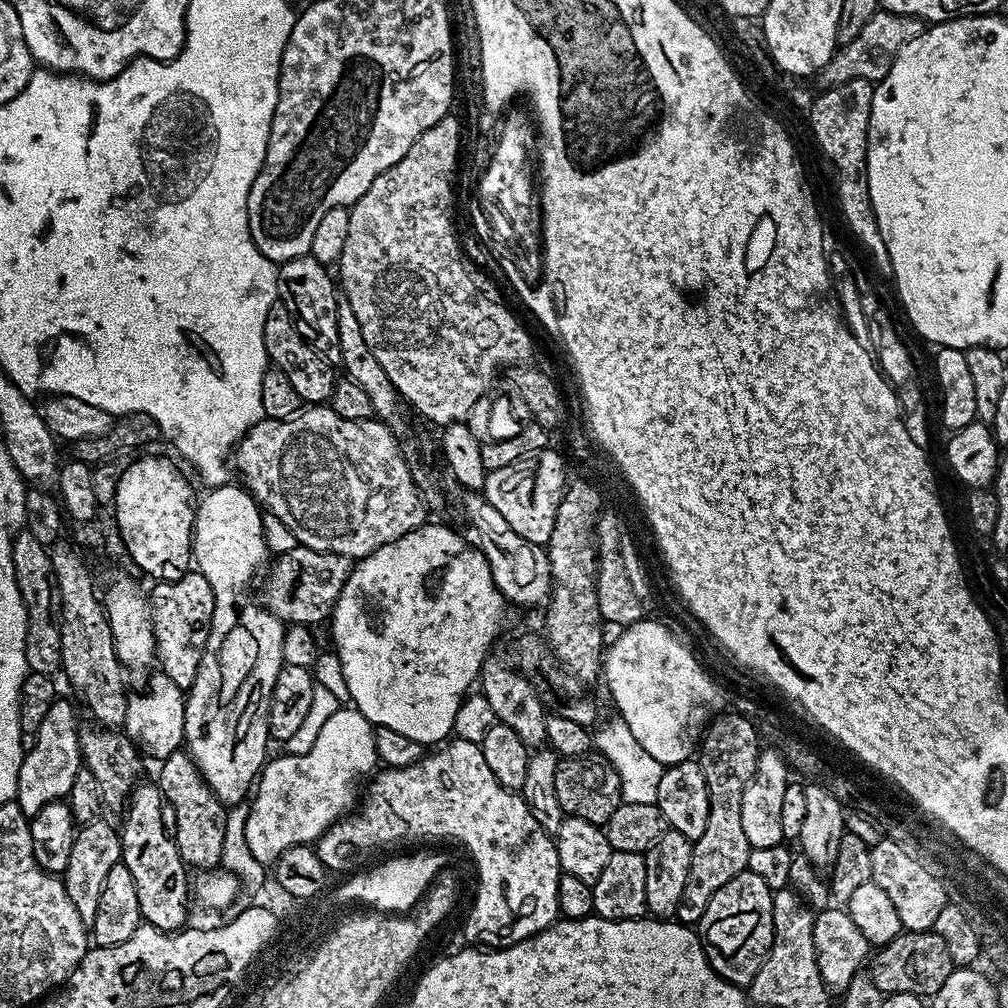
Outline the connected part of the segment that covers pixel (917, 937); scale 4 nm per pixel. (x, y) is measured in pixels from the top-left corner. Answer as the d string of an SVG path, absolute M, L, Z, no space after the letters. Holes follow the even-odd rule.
M931 930L927 932L901 931L880 952L871 957L870 975L878 990L885 994L898 993L916 995L921 998L935 996L942 986L946 986L946 978L954 971L954 965L949 952L946 951L942 938ZM876 956L876 957L875 957Z

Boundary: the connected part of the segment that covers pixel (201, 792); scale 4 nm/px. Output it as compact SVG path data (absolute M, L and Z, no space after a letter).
M179 750L166 757L159 765L158 787L161 797L172 803L170 820L174 825L176 849L182 862L189 869L212 870L220 864L222 842L226 833L227 811L225 805L208 789L207 782L196 768L196 763L187 751Z

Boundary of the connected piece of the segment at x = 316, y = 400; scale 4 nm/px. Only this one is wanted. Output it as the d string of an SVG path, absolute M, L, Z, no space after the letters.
M277 302L270 306L266 322L262 326L262 342L266 346L269 361L275 368L282 370L282 374L286 374L301 402L308 406L327 405L338 378L337 373L332 373L335 372L333 365L325 360L321 352L312 349L304 341L302 334L298 334L298 326L294 326L294 318L284 304Z

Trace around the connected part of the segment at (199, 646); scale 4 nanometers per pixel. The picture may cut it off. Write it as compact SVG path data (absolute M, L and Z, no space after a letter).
M189 570L179 576L177 580L166 580L155 586L157 588L150 592L150 607L153 616L153 632L156 635L158 668L170 682L174 682L175 686L181 690L187 690L196 680L198 666L202 662L202 654L206 650L206 642L212 629L216 595L214 590L210 590L210 582L206 582L206 578L199 570Z

